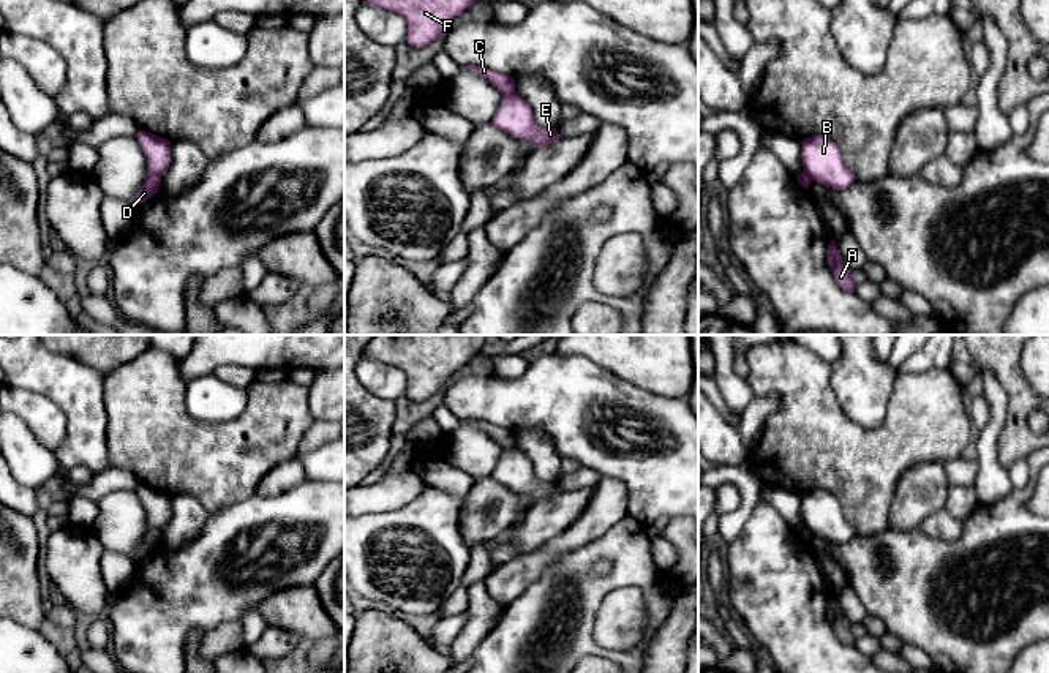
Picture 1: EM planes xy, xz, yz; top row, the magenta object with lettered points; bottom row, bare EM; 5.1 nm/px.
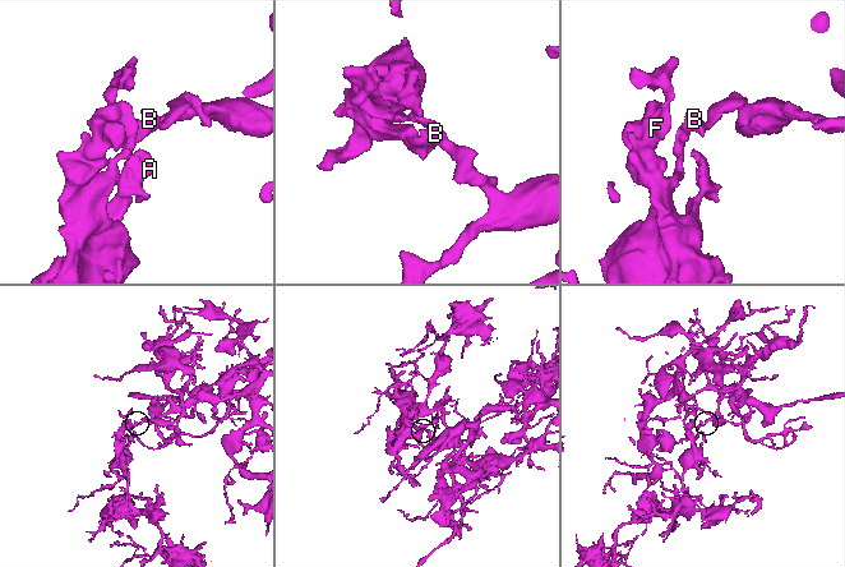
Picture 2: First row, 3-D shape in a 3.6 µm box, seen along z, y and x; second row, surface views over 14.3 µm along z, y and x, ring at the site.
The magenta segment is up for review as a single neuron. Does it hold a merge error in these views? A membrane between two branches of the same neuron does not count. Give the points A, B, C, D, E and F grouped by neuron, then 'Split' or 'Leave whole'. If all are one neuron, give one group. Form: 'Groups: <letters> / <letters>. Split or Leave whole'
Groups: A C D F / B E. Split

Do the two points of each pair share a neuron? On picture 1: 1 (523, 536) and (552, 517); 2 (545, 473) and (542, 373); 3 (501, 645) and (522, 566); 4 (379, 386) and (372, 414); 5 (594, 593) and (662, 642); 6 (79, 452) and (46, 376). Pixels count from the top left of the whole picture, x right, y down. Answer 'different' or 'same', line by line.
1: same
2: different
3: different
4: different
5: different
6: same

